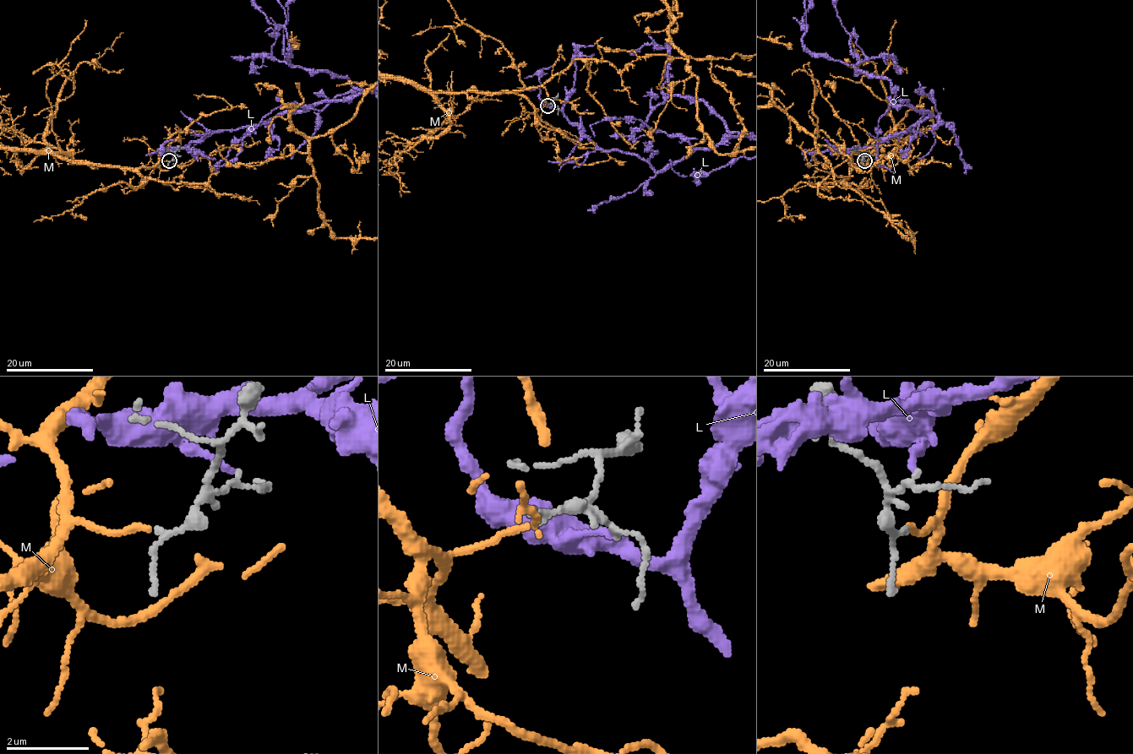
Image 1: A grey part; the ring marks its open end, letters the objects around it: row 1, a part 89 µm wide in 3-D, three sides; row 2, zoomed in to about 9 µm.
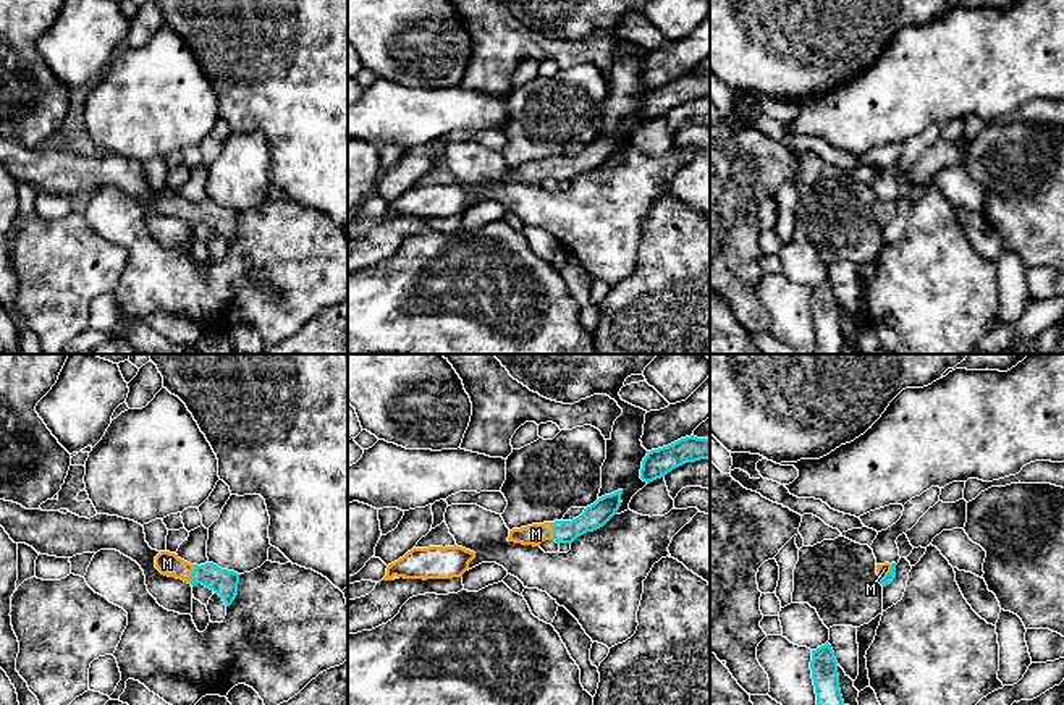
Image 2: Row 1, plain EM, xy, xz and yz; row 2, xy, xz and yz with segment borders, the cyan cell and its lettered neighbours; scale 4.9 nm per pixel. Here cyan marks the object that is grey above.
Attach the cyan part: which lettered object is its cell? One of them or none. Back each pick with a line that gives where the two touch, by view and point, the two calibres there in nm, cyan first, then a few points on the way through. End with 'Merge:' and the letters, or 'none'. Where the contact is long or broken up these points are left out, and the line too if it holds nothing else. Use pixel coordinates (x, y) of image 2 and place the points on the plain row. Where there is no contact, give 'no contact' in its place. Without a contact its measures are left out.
M: contact xy (191, 212); calibres 130 and 110 nm; way xy (223, 220), (209, 212), (191, 212), (167, 201)
Merge: M

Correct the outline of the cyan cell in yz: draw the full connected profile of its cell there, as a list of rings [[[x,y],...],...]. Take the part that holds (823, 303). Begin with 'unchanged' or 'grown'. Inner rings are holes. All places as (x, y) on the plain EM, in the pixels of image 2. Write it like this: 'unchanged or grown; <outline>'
unchanged; [[[828,280],[812,288],[810,307],[817,331],[817,354],[839,354],[846,343],[839,327],[838,299]]]

